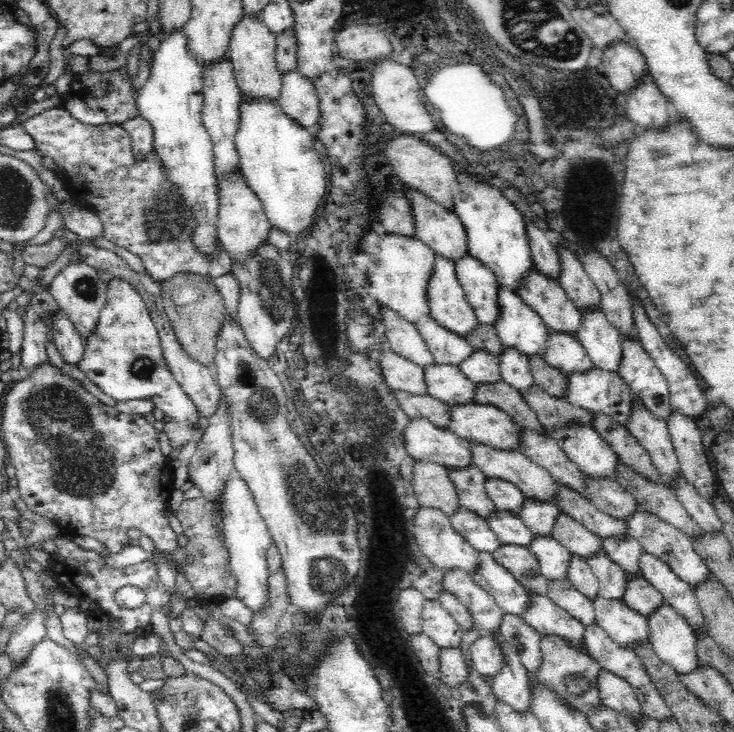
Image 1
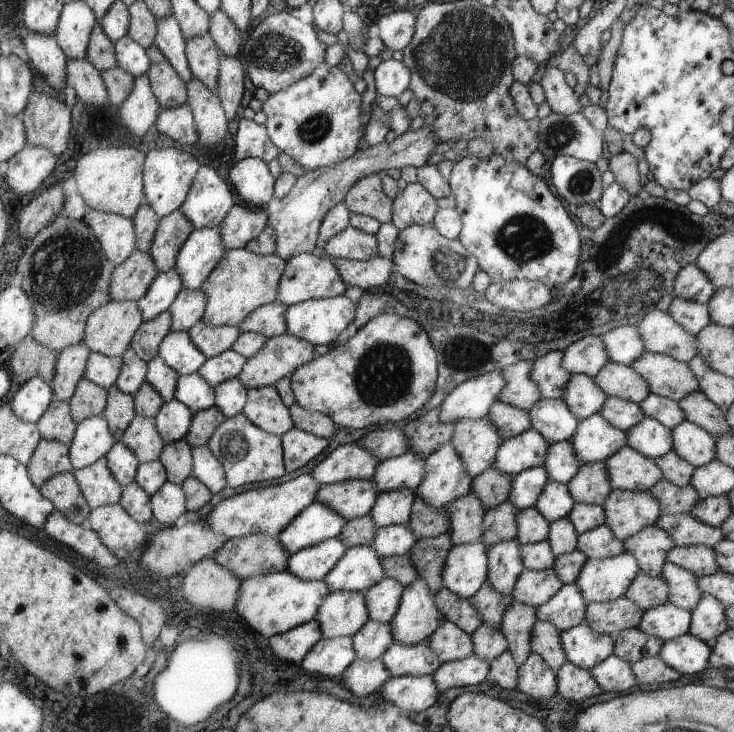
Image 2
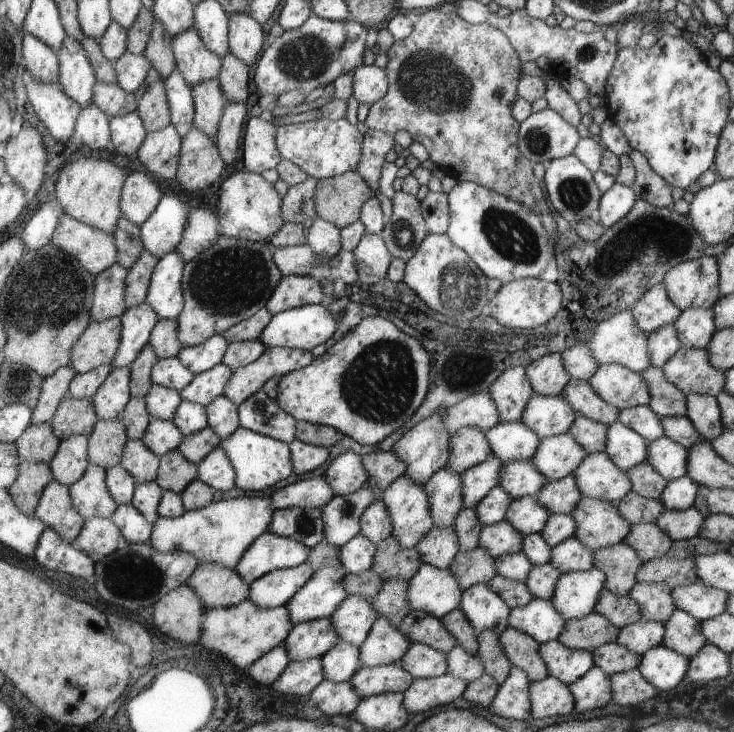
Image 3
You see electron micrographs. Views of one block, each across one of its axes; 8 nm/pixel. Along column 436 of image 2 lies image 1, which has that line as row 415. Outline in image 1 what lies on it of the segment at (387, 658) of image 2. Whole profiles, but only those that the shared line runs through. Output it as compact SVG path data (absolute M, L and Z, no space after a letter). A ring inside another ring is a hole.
M621 335L622 358L617 372L654 417L668 422L672 405L668 381L638 339Z

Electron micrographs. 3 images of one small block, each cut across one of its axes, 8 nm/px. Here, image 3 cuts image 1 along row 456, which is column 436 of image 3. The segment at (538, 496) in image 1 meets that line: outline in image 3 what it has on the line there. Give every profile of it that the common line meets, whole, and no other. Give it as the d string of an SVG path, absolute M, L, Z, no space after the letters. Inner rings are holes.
M444 468L438 470L423 486L431 498L435 526L453 526L456 516L464 508L463 476Z

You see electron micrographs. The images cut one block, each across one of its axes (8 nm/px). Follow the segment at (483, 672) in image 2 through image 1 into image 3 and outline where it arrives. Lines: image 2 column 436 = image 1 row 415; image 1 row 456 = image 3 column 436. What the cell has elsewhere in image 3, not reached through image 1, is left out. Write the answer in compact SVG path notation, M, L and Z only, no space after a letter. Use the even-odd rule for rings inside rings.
M447 673L433 678L416 679L411 688L403 693L402 704L412 715L428 712L437 706L450 706L462 697L467 686L466 680Z

